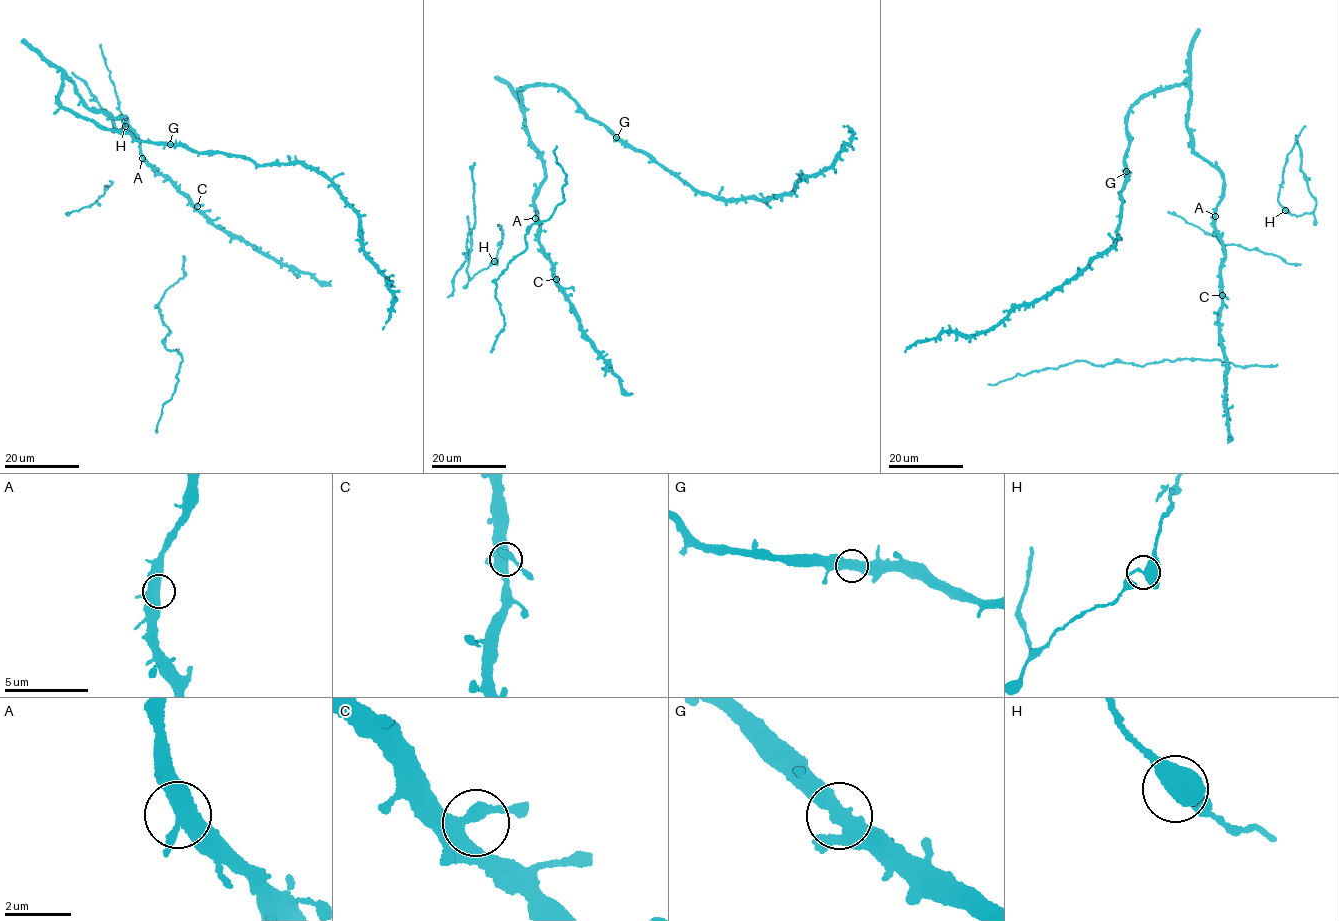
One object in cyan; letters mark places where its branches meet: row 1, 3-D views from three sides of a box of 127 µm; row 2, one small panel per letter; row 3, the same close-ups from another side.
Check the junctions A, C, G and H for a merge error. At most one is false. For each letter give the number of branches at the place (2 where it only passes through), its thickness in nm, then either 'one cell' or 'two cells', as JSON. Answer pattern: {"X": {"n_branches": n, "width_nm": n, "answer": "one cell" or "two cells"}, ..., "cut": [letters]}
{"A": {"n_branches": 3, "width_nm": 440, "answer": "one cell"}, "C": {"n_branches": 3, "width_nm": 360, "answer": "one cell"}, "G": {"n_branches": 3, "width_nm": 400, "answer": "one cell"}, "H": {"n_branches": 3, "width_nm": 400, "answer": "one cell"}, "cut": []}

